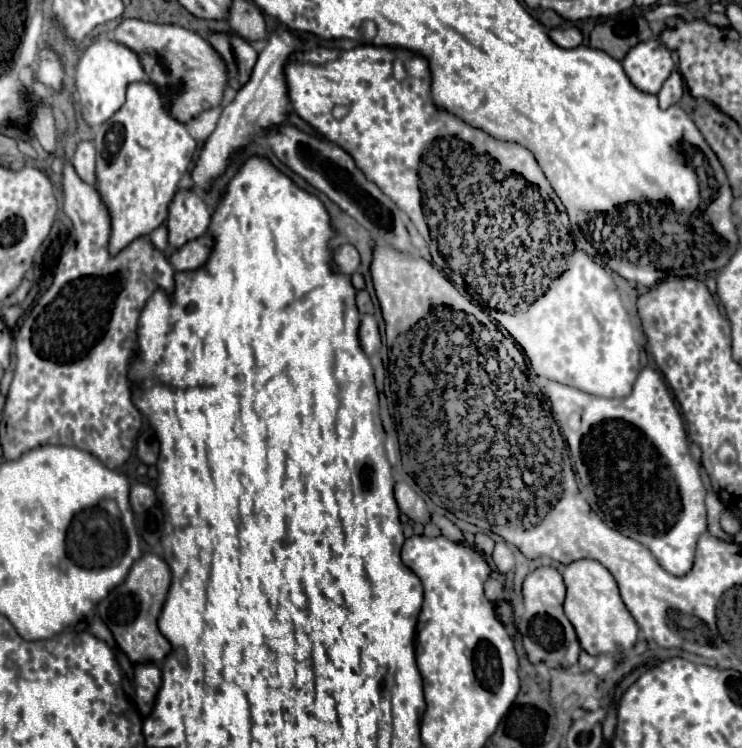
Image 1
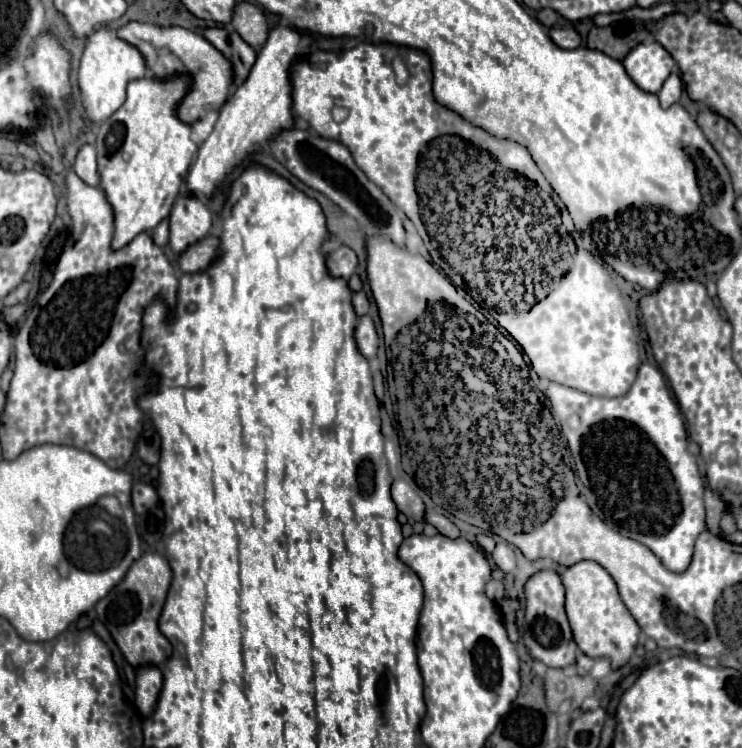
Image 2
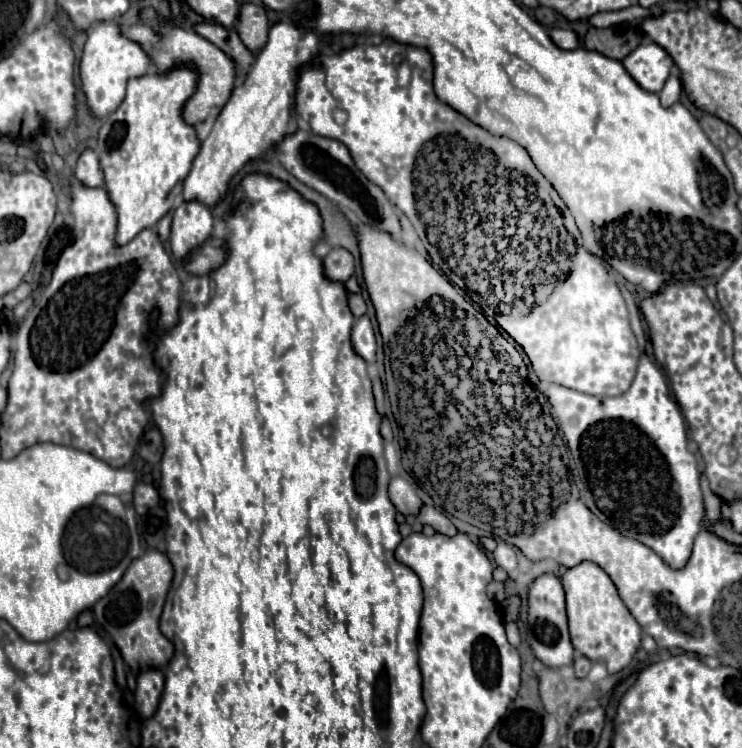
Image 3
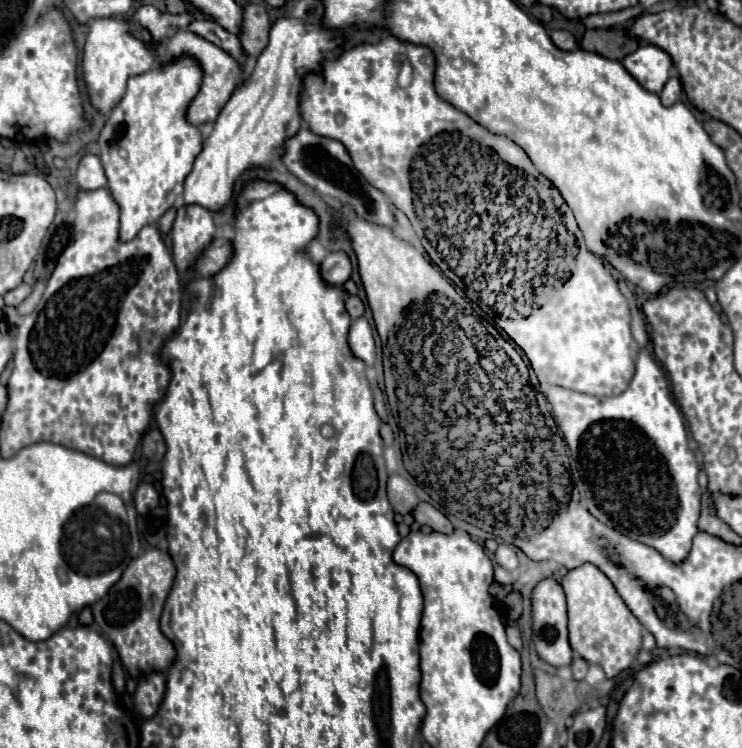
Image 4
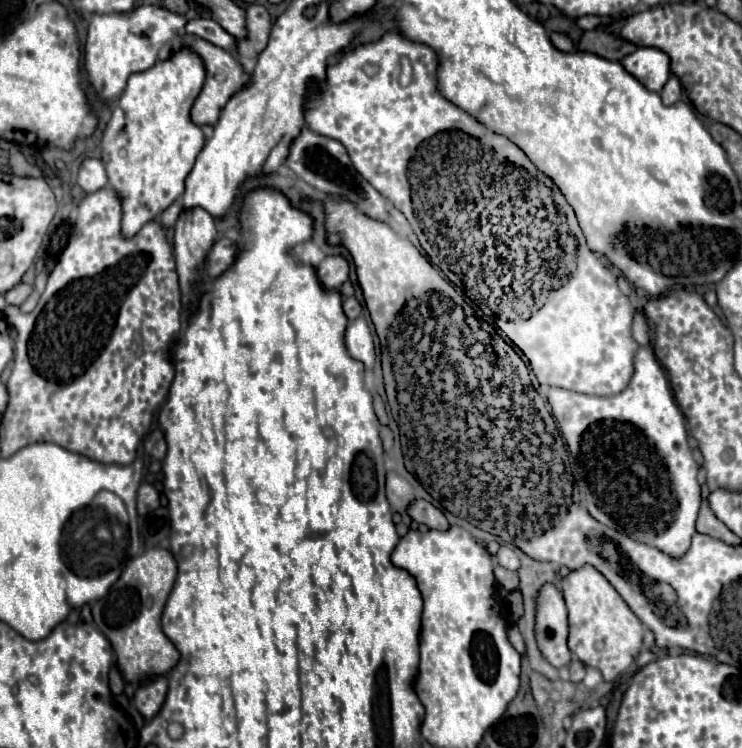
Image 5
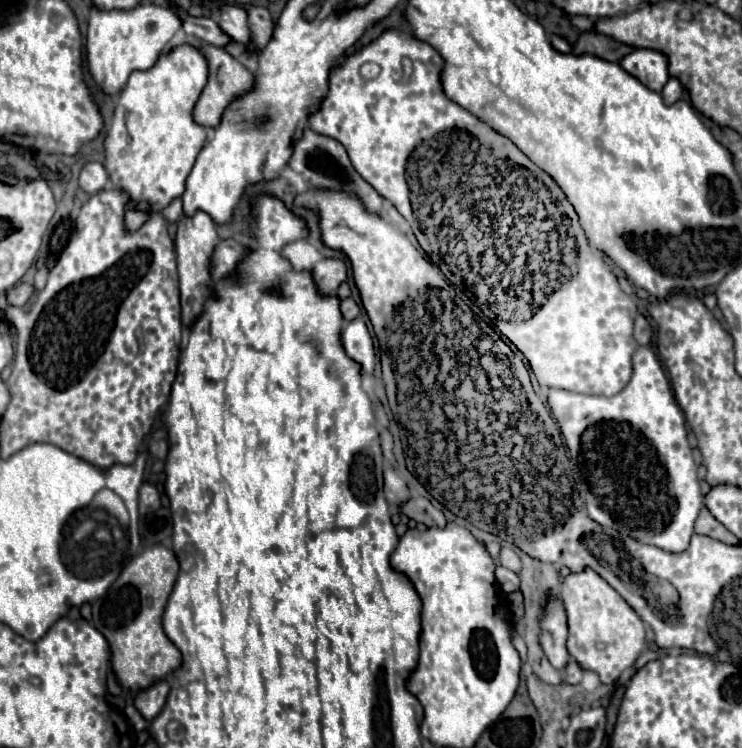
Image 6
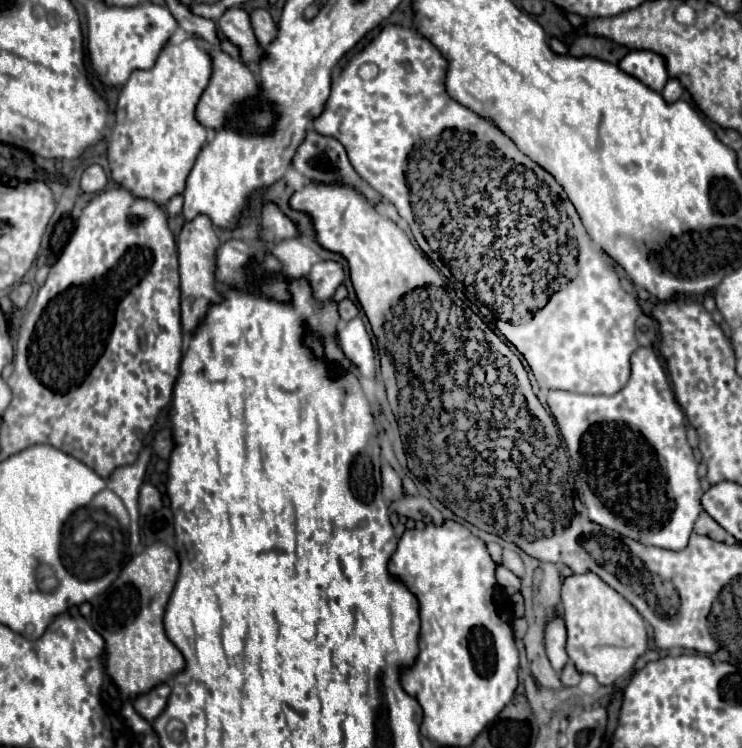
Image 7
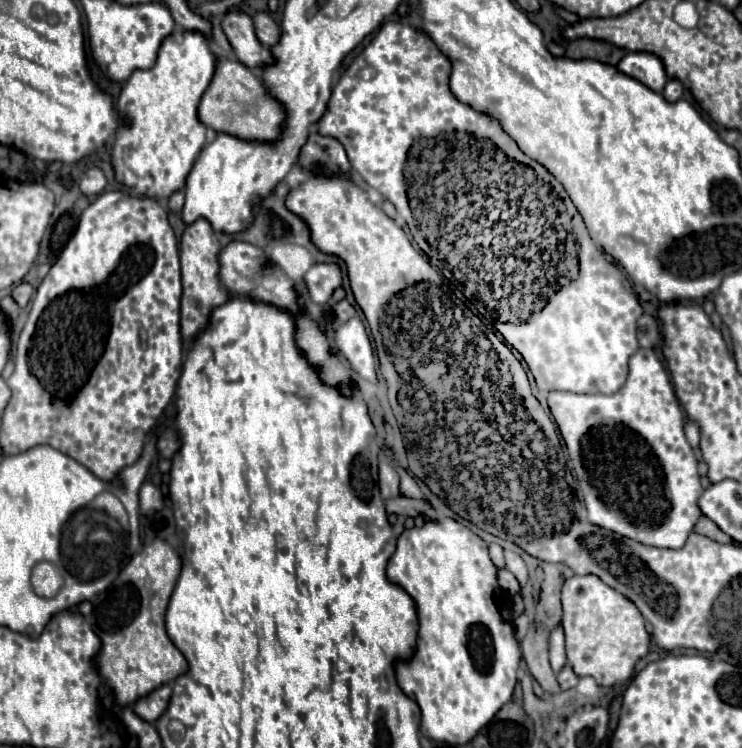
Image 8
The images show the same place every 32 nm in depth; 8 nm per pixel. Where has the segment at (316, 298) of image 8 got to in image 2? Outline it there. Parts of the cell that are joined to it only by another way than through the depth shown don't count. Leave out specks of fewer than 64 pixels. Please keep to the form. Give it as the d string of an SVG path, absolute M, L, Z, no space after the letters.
M338 246L338 248L332 250L332 252L328 254L328 258L326 258L328 274L334 276L334 278L344 278L344 280L348 280L348 278L354 274L356 264L358 264L356 254L354 254L350 248L346 248L346 246Z

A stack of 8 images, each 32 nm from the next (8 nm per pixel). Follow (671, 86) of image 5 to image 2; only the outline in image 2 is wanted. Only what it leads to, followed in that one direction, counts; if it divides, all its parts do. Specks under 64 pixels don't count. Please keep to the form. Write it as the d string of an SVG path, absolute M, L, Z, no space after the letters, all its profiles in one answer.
M674 72L674 74L668 76L668 80L664 82L662 90L658 92L660 106L662 106L662 108L668 108L668 106L676 104L676 102L680 100L680 96L682 96L682 80L680 80L680 76Z

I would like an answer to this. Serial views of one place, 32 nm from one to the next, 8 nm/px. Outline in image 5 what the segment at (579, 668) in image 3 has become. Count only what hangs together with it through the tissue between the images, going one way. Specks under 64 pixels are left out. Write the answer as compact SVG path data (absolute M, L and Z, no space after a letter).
M574 658L570 662L568 670L570 670L570 682L580 682L584 678L584 674L586 674L586 668L584 668L584 664L578 658Z

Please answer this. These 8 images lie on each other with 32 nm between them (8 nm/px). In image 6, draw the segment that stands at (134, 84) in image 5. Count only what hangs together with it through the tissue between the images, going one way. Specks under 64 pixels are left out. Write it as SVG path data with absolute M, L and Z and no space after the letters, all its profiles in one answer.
M184 42L180 46L172 46L166 54L162 54L150 70L132 72L124 90L120 92L114 118L112 118L112 124L104 140L104 150L106 150L106 170L108 170L112 184L116 188L126 190L132 198L132 202L128 204L128 212L126 212L128 230L140 228L144 220L148 218L146 214L134 210L136 202L144 200L144 202L150 202L154 210L162 210L172 202L172 198L182 196L184 182L206 140L206 130L200 124L196 124L192 116L192 110L206 82L208 82L208 60L204 52L198 48L196 42Z

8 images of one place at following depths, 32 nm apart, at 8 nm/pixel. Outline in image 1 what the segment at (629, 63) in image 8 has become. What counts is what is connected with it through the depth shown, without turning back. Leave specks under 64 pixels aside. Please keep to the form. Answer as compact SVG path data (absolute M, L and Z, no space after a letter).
M652 38L636 44L622 60L622 66L638 90L658 94L664 80L674 70L674 60L662 42Z

